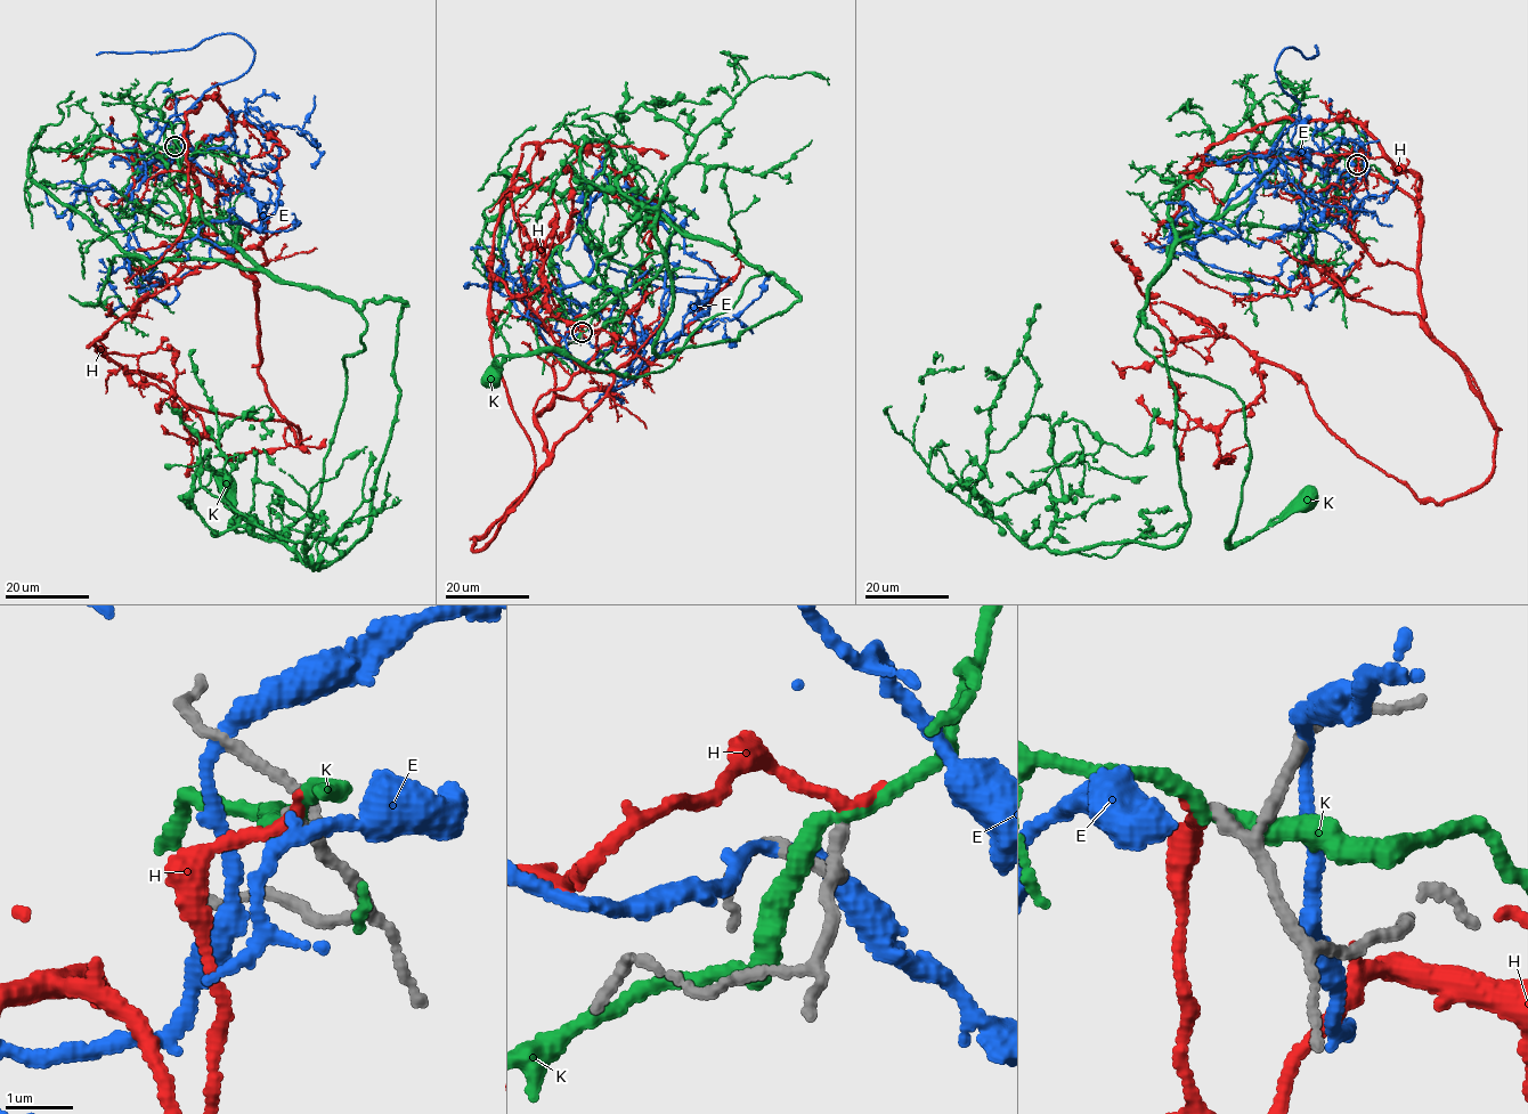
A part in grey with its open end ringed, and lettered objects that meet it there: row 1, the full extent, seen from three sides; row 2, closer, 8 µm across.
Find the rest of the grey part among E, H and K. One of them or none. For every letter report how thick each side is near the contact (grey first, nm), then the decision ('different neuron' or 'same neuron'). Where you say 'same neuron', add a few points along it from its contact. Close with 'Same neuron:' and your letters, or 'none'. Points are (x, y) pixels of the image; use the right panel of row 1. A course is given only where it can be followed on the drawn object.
E: 130/240 nm | different neuron
H: 140/190 nm | same neuron | via (1357, 163), (1415, 203), (1425, 330), (1496, 429), (1439, 502), (1148, 302), (1111, 242)
K: 160/240 nm | different neuron
Same neuron: H

